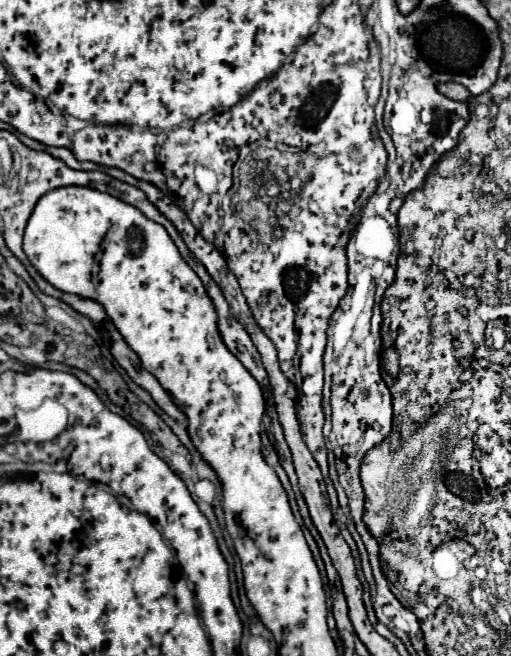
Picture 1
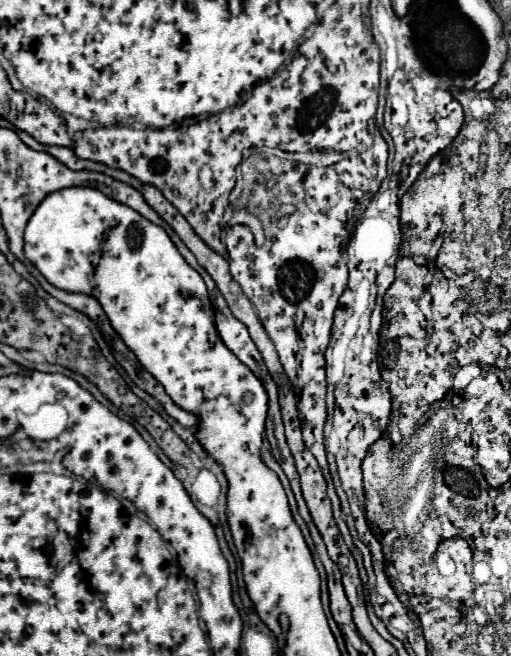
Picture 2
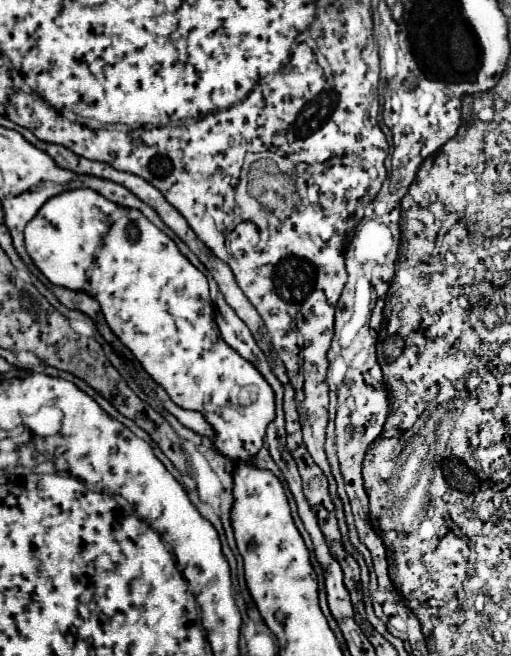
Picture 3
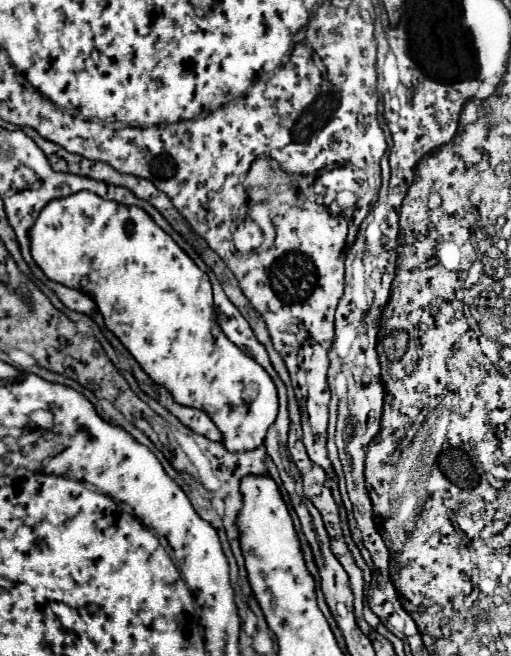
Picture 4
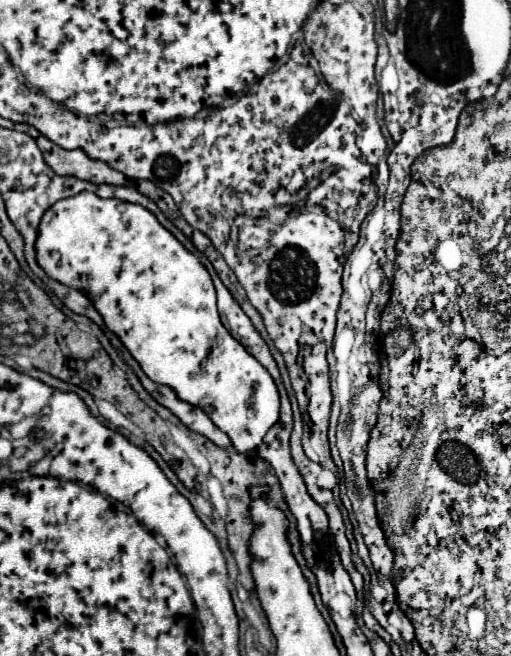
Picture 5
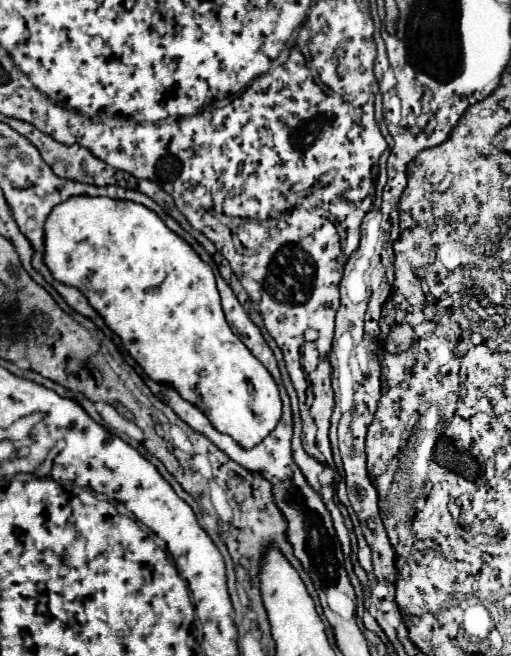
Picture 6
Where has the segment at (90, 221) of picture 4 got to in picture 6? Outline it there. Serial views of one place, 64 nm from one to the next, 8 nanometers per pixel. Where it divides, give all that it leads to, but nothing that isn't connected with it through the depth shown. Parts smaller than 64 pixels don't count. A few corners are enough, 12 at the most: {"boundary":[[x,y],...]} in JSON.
{"boundary":[[74,196],[44,262],[148,378],[244,448],[282,416],[210,264],[156,212]]}

